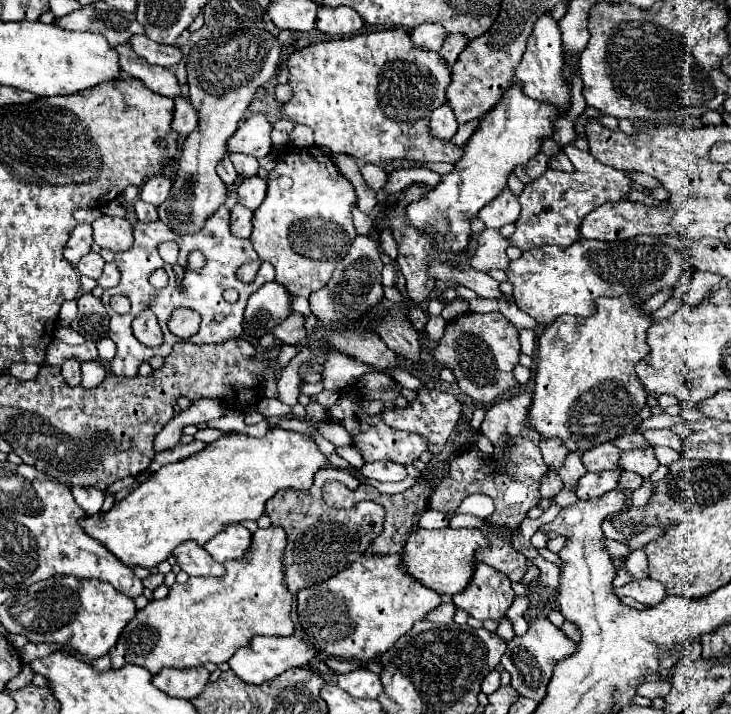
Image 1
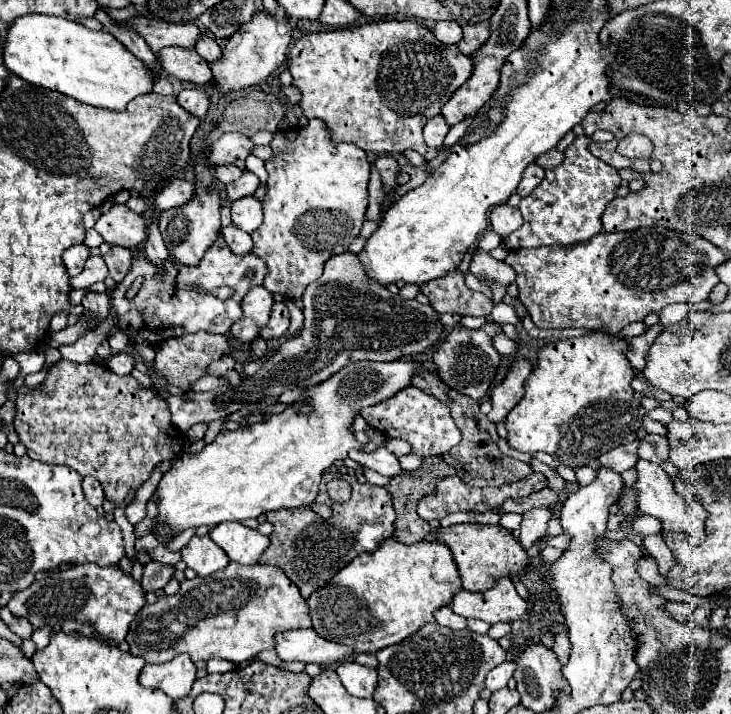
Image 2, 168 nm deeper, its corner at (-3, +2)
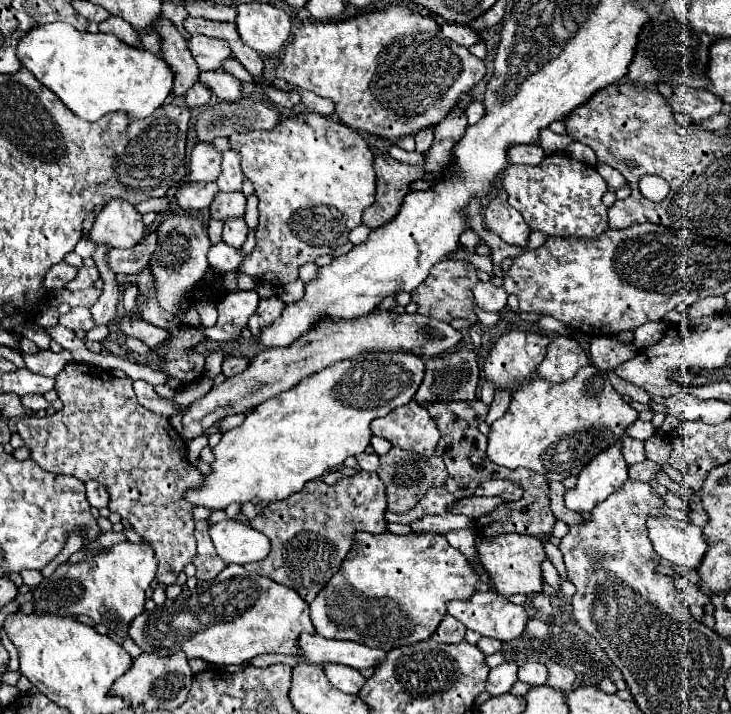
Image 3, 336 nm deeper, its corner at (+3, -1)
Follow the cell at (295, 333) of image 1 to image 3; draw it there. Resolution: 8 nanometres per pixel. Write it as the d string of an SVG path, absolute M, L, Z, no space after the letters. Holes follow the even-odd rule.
M270 297L270 299L260 299L258 311L254 313L254 317L250 317L248 321L248 329L252 331L252 337L260 337L262 329L268 327L270 323L274 323L282 311L284 311L284 303L278 297Z

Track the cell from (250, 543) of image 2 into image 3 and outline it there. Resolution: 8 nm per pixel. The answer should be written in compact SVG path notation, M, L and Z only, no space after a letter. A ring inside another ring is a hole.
M220 521L210 527L210 537L224 563L254 563L268 555L270 541L250 525Z

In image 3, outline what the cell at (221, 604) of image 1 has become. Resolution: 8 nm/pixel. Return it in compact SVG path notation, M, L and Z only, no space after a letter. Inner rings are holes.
M236 563L226 565L226 569L214 579L200 581L196 589L186 589L176 599L166 599L166 603L154 611L144 611L142 615L134 617L128 627L128 637L144 653L168 657L182 651L188 659L202 659L216 665L244 665L260 653L292 653L298 657L296 639L300 633L314 633L308 603L294 589L250 573Z

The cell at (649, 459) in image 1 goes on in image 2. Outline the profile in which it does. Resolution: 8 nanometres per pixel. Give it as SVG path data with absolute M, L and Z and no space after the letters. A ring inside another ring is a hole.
M640 460L636 464L638 470L638 482L636 482L636 492L638 492L638 508L644 514L650 514L662 522L662 530L670 534L684 534L686 542L690 546L700 546L706 540L704 526L690 526L690 518L686 518L686 504L684 500L676 494L674 482L666 476L666 472L660 468L660 464L652 464L646 460Z

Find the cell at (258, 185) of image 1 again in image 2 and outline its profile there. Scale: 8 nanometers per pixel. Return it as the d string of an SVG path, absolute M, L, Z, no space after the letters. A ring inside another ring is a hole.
M254 196L232 202L232 224L244 232L254 232L262 224L262 202Z

